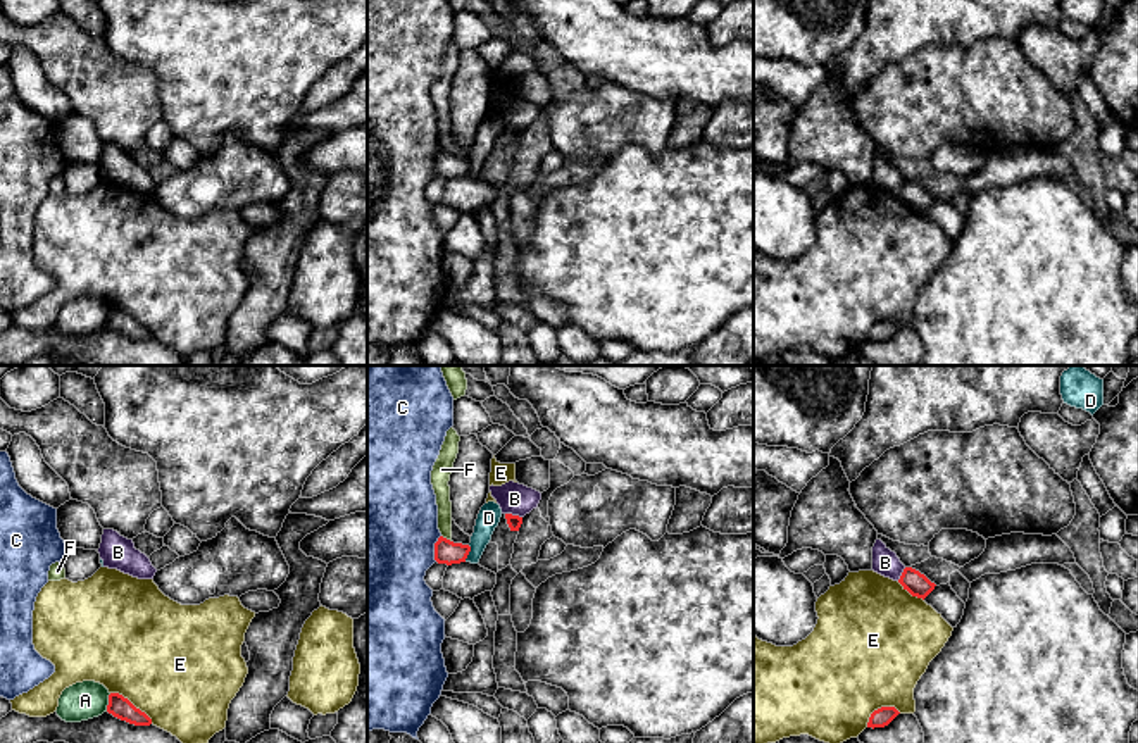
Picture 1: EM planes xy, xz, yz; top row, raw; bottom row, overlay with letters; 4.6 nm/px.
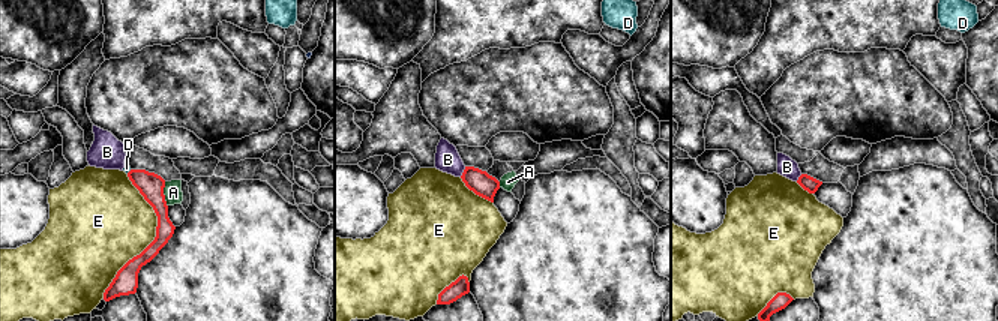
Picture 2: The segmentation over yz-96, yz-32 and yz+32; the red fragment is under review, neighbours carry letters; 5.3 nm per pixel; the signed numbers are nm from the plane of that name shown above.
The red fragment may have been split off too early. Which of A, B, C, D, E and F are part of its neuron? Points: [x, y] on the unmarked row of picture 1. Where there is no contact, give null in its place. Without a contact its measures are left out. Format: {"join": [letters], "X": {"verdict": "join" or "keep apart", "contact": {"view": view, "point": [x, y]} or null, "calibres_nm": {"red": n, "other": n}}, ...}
{"join": [], "A": {"verdict": "keep apart", "contact": {"view": "xy", "point": [109, 316]}, "calibres_nm": {"red": 100, "other": 180}}, "B": {"verdict": "keep apart", "contact": {"view": "xz", "point": [514, 130]}, "calibres_nm": {"red": 70, "other": 150}}, "C": {"verdict": "keep apart", "contact": {"view": "xz", "point": [435, 162]}, "calibres_nm": {"red": 110, "other": 480}}, "D": {"verdict": "keep apart", "contact": {"view": "xz", "point": [468, 168]}, "calibres_nm": {"red": 110, "other": 110}}, "E": {"verdict": "keep apart", "contact": {"view": "xy", "point": [131, 318]}, "calibres_nm": {"red": 100, "other": 500}}, "F": {"verdict": "keep apart", "contact": {"view": "xz", "point": [445, 152]}, "calibres_nm": {"red": 110, "other": 80}}}

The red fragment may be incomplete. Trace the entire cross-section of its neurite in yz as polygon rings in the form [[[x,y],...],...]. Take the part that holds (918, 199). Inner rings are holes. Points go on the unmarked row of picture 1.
[[[905,181],[898,197],[907,203],[912,210],[926,212],[933,203],[935,197],[931,197],[924,188],[912,181]]]

